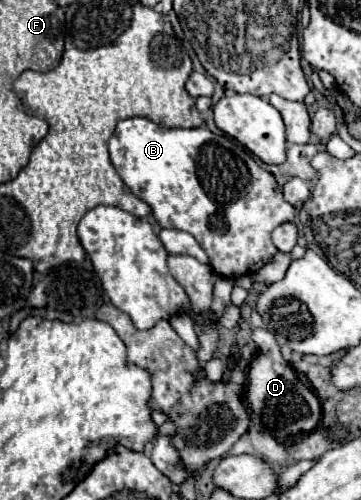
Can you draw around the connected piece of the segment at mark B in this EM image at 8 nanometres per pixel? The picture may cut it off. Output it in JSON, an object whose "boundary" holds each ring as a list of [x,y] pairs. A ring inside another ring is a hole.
{"boundary":[[[131,117],[131,119],[123,119],[117,123],[115,127],[115,133],[113,137],[109,139],[109,155],[111,155],[111,163],[115,167],[115,171],[119,173],[119,177],[123,179],[123,183],[131,189],[133,195],[137,195],[139,199],[143,199],[151,209],[153,209],[153,215],[155,219],[159,221],[161,227],[175,227],[175,229],[183,229],[187,233],[191,233],[197,243],[205,249],[205,253],[209,255],[211,259],[211,267],[217,275],[221,277],[227,277],[227,279],[237,279],[241,275],[251,275],[255,273],[257,269],[261,269],[265,263],[269,263],[273,259],[273,255],[277,253],[277,249],[273,247],[271,243],[271,231],[275,227],[279,227],[281,223],[287,223],[287,221],[295,221],[295,209],[281,197],[279,189],[277,189],[277,183],[275,183],[275,177],[273,177],[273,185],[271,185],[271,173],[261,169],[253,155],[239,143],[235,141],[233,137],[227,137],[227,135],[215,135],[211,133],[207,127],[197,127],[197,129],[165,129],[163,125],[157,125],[145,117]]]}

